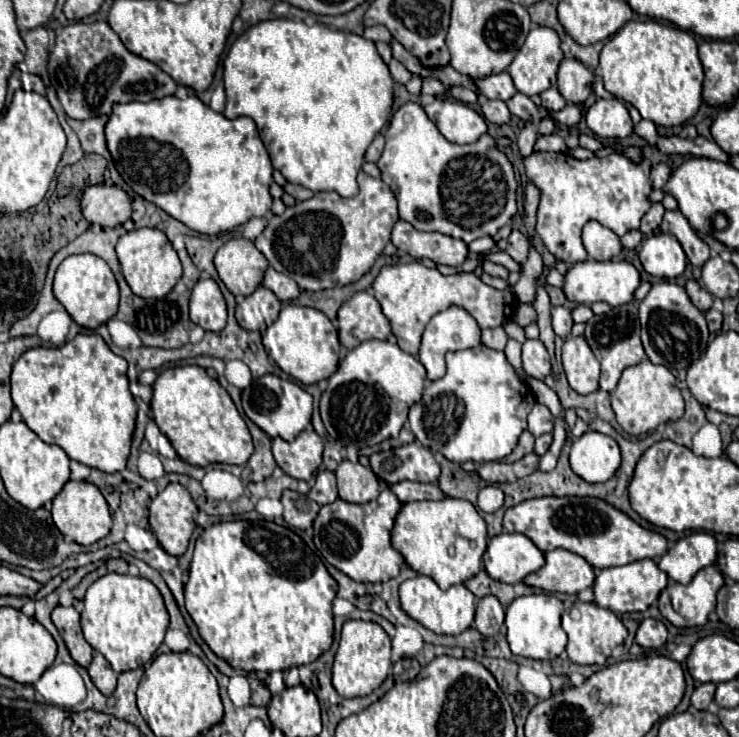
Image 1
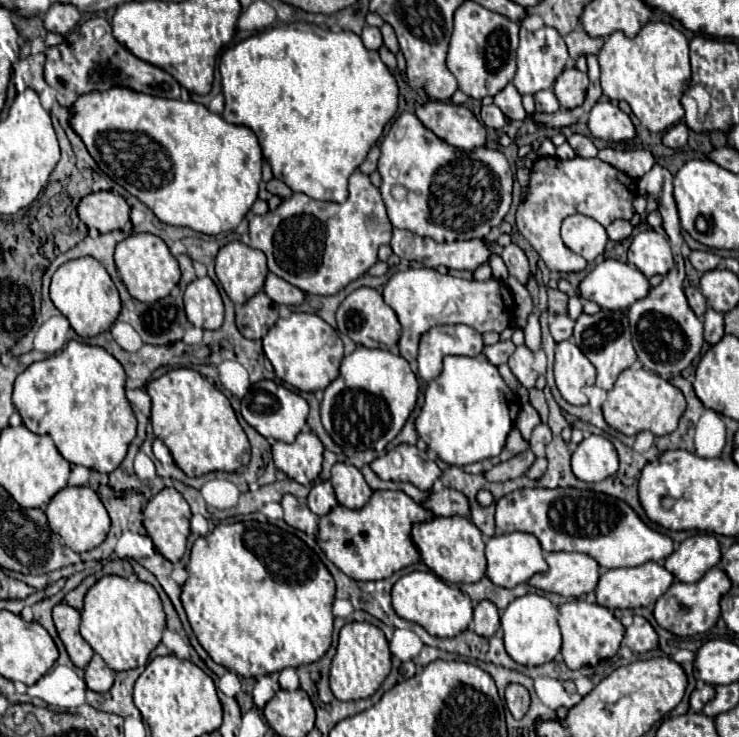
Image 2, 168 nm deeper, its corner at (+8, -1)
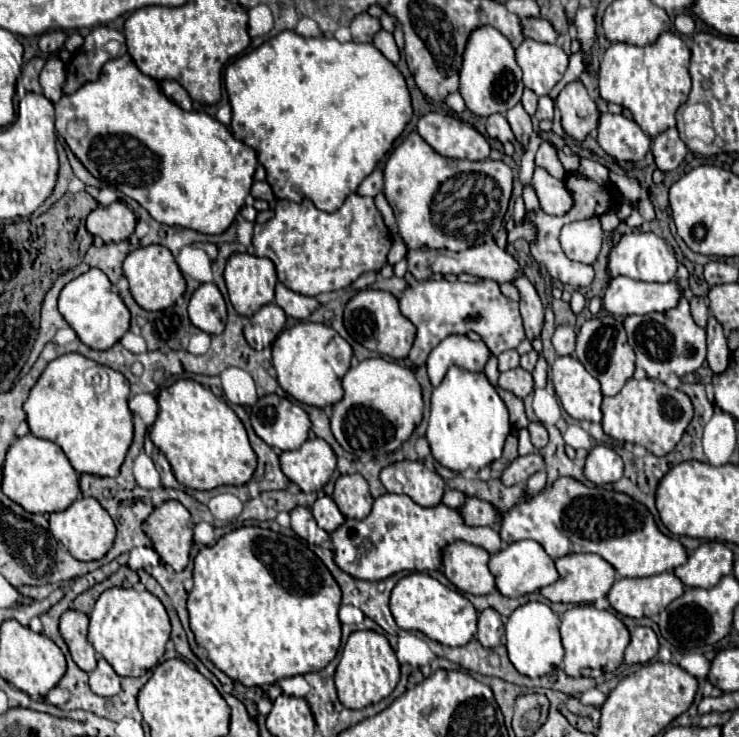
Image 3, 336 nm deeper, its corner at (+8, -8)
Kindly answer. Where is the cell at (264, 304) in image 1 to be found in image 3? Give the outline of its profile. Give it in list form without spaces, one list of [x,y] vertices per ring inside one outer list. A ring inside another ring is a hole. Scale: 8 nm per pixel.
[[[275,304],[263,306],[255,316],[245,322],[245,339],[255,350],[263,350],[273,344],[285,326],[285,312]]]

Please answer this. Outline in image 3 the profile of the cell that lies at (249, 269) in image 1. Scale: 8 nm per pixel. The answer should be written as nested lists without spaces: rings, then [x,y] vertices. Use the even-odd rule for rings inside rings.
[[[233,254],[225,266],[225,282],[233,308],[241,316],[253,316],[275,298],[275,264],[253,254]]]

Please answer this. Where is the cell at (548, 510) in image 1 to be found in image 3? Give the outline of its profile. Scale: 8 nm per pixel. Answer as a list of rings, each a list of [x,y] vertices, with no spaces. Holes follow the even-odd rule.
[[[569,476],[557,478],[551,488],[509,510],[503,516],[499,534],[505,544],[531,538],[539,542],[553,560],[573,552],[599,554],[613,564],[619,576],[627,578],[673,572],[687,560],[685,546],[677,538],[665,536],[655,524],[653,514],[641,502],[623,492],[585,486]]]

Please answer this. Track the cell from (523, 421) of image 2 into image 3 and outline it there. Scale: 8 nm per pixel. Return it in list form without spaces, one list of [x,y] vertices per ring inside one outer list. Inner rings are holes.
[[[521,430],[517,436],[519,436],[519,456],[531,454],[535,448],[533,448],[533,444],[529,440],[529,432],[527,430]]]

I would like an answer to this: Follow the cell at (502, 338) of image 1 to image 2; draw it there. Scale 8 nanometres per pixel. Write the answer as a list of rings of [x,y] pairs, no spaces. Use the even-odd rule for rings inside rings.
[[[499,341],[499,343],[493,343],[493,345],[485,345],[483,353],[489,357],[489,361],[493,361],[493,365],[501,365],[509,359],[513,349],[515,349],[513,341]]]

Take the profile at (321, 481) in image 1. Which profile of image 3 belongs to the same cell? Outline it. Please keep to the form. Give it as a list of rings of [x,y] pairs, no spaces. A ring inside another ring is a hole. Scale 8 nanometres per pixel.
[[[323,496],[323,498],[317,498],[317,502],[313,504],[311,508],[317,524],[325,530],[325,532],[335,532],[343,522],[345,522],[345,516],[339,512],[337,504],[333,502],[333,498],[329,496]]]

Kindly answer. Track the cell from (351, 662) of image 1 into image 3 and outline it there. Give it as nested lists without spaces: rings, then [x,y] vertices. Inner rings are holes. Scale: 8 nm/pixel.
[[[369,630],[353,632],[343,648],[341,662],[335,672],[335,686],[341,704],[359,710],[369,704],[381,702],[395,690],[397,682],[399,682],[399,662],[389,640],[383,634]]]

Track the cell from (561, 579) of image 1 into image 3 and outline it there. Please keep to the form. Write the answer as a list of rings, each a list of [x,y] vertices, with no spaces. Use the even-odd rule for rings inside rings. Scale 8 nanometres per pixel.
[[[567,554],[555,562],[559,580],[551,586],[545,586],[541,594],[551,602],[565,602],[565,604],[593,604],[595,600],[609,594],[613,582],[617,580],[615,568],[597,554]]]

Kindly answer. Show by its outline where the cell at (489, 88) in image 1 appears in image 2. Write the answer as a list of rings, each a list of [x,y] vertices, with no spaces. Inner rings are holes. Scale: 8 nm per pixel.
[[[509,83],[505,89],[501,89],[501,91],[493,97],[493,101],[495,101],[495,105],[497,105],[505,115],[509,115],[509,117],[515,119],[515,121],[523,121],[523,119],[527,117],[525,109],[523,109],[523,105],[521,105],[521,95],[517,93],[517,89],[515,89],[513,83]]]

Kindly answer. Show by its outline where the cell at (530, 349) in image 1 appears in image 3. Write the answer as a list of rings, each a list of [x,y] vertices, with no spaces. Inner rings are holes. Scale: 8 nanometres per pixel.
[[[513,368],[509,372],[499,374],[499,386],[503,390],[513,392],[517,398],[525,398],[533,392],[533,376],[523,368]]]

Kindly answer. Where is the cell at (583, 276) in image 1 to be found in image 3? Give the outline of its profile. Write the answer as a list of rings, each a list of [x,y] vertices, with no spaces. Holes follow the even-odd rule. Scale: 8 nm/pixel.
[[[617,276],[605,288],[603,306],[607,312],[623,316],[665,312],[677,306],[683,292],[685,288],[675,280],[665,284],[649,284],[627,276]]]

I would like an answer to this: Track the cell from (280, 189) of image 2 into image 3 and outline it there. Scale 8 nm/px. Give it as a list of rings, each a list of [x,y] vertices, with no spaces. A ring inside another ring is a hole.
[[[253,182],[253,186],[251,186],[251,196],[253,196],[253,198],[267,200],[267,202],[273,202],[273,200],[275,200],[273,190],[269,188],[267,182]]]

